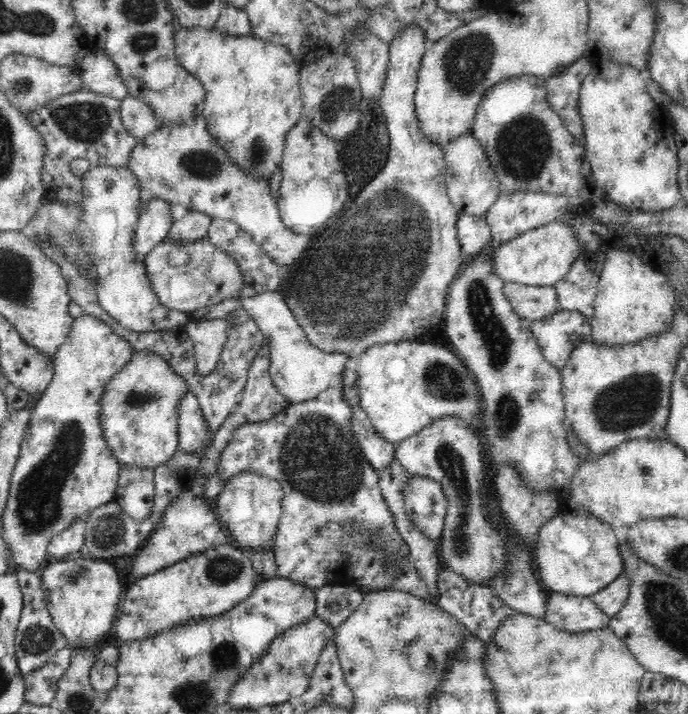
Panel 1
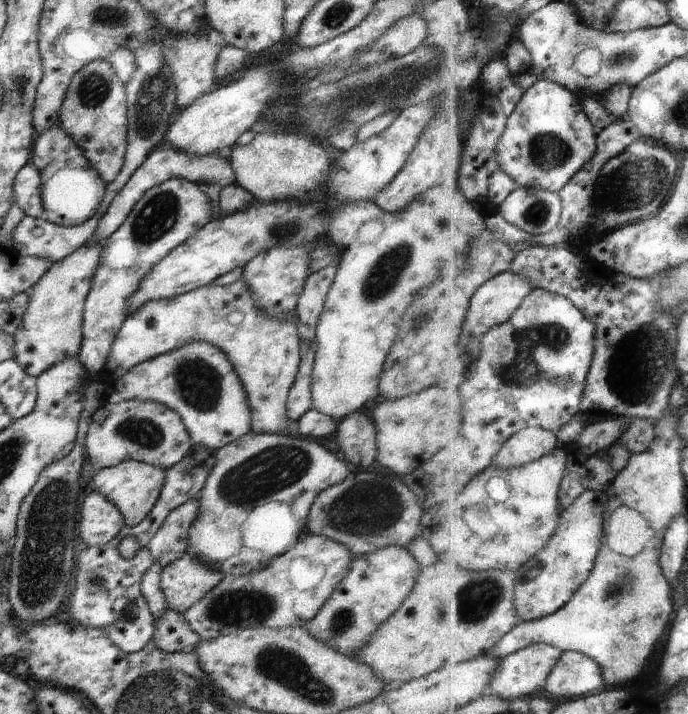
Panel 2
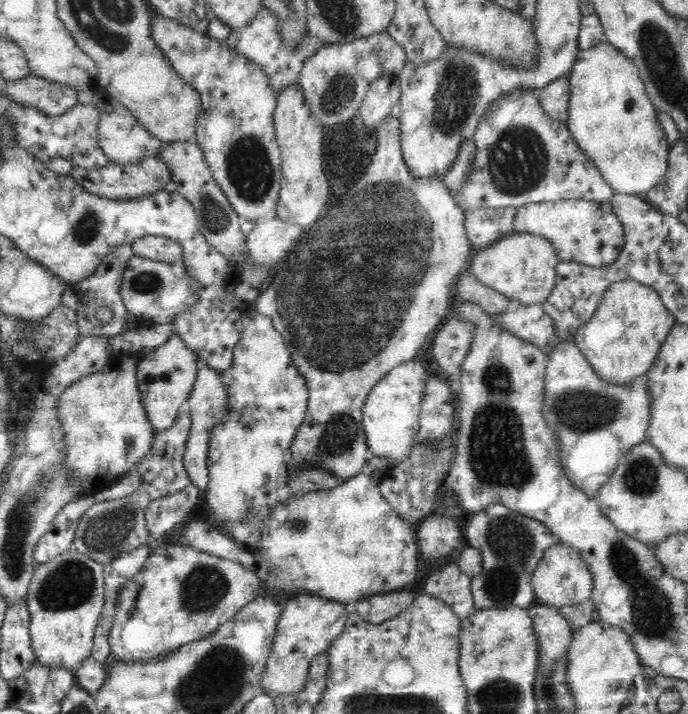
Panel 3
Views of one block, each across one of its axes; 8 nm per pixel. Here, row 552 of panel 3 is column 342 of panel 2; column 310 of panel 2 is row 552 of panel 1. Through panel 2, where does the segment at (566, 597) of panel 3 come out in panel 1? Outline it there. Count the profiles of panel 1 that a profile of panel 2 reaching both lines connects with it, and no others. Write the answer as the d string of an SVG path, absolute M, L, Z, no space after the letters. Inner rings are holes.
M560 512L540 527L536 543L535 561L546 591L588 597L614 582L624 568L614 528L593 515Z

